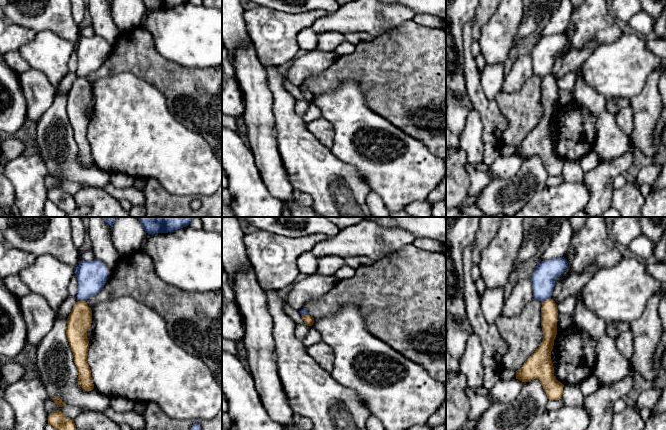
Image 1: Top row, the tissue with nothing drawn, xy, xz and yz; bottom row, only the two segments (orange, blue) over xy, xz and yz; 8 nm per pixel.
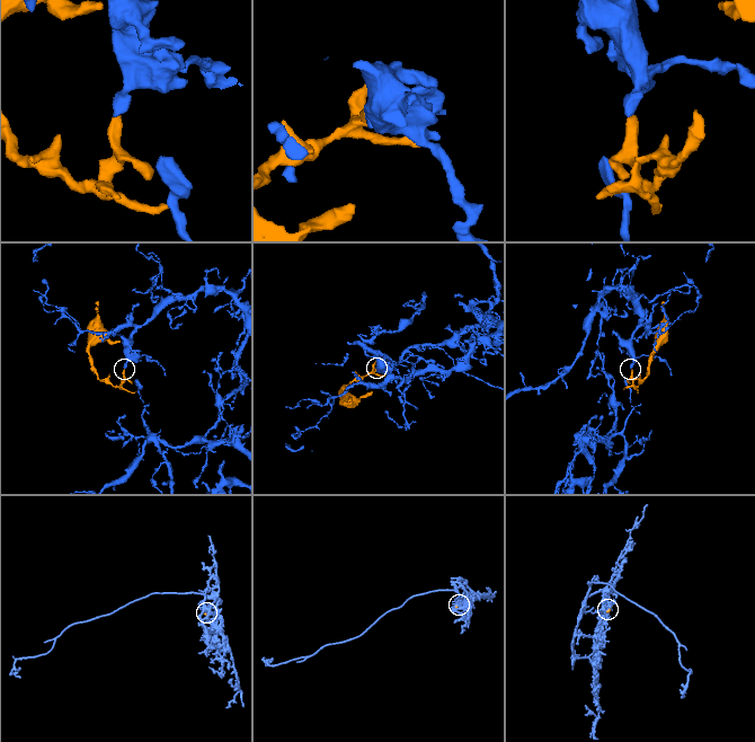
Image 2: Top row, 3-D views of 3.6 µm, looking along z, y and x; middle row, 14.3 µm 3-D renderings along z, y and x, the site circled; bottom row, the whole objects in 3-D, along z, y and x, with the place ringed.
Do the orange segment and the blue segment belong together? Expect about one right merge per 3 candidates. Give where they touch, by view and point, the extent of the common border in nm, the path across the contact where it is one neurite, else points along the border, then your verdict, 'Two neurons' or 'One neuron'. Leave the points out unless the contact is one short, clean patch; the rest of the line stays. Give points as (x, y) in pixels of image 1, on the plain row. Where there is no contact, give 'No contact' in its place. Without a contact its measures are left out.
Touches orange at yz (547, 75). Shared border 80 nm. Boundary: yz (550, 73), (542, 78). Two neurons

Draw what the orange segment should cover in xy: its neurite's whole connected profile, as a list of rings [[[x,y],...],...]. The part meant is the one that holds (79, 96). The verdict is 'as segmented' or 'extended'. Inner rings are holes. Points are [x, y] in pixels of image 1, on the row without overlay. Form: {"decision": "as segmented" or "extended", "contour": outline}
{"decision": "as segmented", "contour": [[[77,77],[67,94],[66,112],[78,146],[78,160],[85,166],[94,165],[91,146],[87,139],[89,118],[87,107],[92,99],[92,86],[86,77]]]}

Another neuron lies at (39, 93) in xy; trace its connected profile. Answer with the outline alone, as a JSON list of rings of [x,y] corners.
[[[33,68],[18,74],[18,80],[26,101],[27,120],[37,123],[51,106],[56,95],[56,87],[43,72]]]

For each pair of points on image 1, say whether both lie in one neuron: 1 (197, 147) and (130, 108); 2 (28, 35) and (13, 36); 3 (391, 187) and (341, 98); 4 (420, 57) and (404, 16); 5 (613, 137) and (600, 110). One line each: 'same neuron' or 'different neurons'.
1: same neuron
2: same neuron
3: same neuron
4: different neurons
5: same neuron

